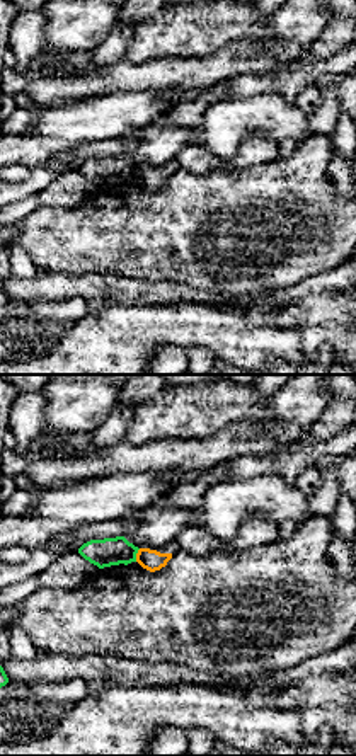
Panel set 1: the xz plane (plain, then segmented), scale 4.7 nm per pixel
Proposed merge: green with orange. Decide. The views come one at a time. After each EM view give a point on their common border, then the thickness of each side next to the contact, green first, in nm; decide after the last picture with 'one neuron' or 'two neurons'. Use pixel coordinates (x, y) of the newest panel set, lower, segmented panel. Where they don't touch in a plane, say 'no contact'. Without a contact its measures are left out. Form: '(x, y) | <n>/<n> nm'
(135, 555) | 130/100 nm

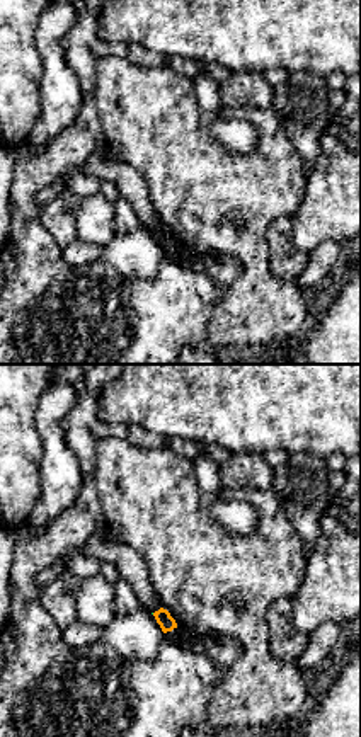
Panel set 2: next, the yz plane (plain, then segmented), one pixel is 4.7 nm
no contact

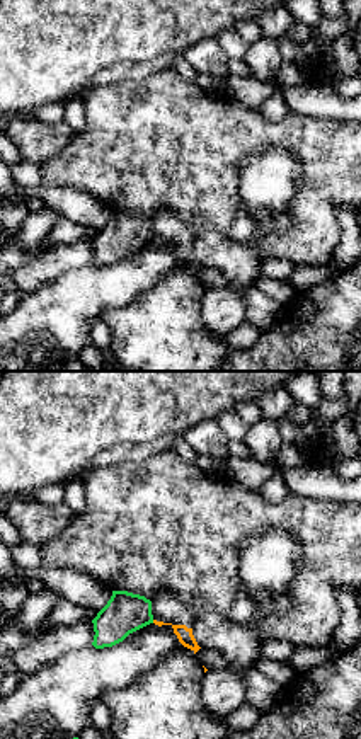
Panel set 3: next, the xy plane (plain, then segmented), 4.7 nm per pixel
no contact

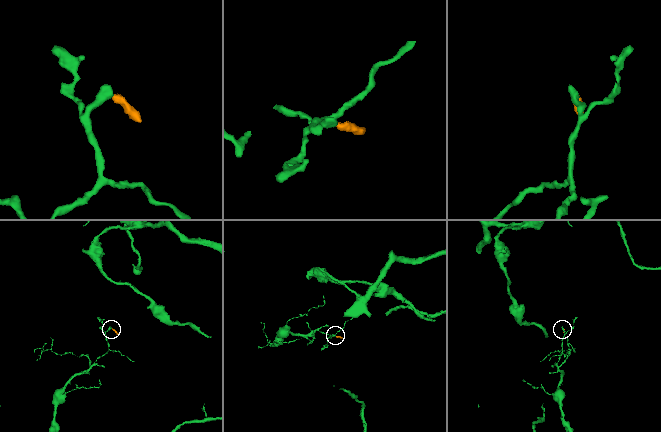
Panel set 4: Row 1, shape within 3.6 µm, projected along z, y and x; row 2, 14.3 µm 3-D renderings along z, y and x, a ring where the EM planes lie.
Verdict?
two neurons

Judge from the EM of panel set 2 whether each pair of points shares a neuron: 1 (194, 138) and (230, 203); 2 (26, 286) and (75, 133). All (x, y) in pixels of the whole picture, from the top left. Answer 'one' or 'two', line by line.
1: one
2: one

